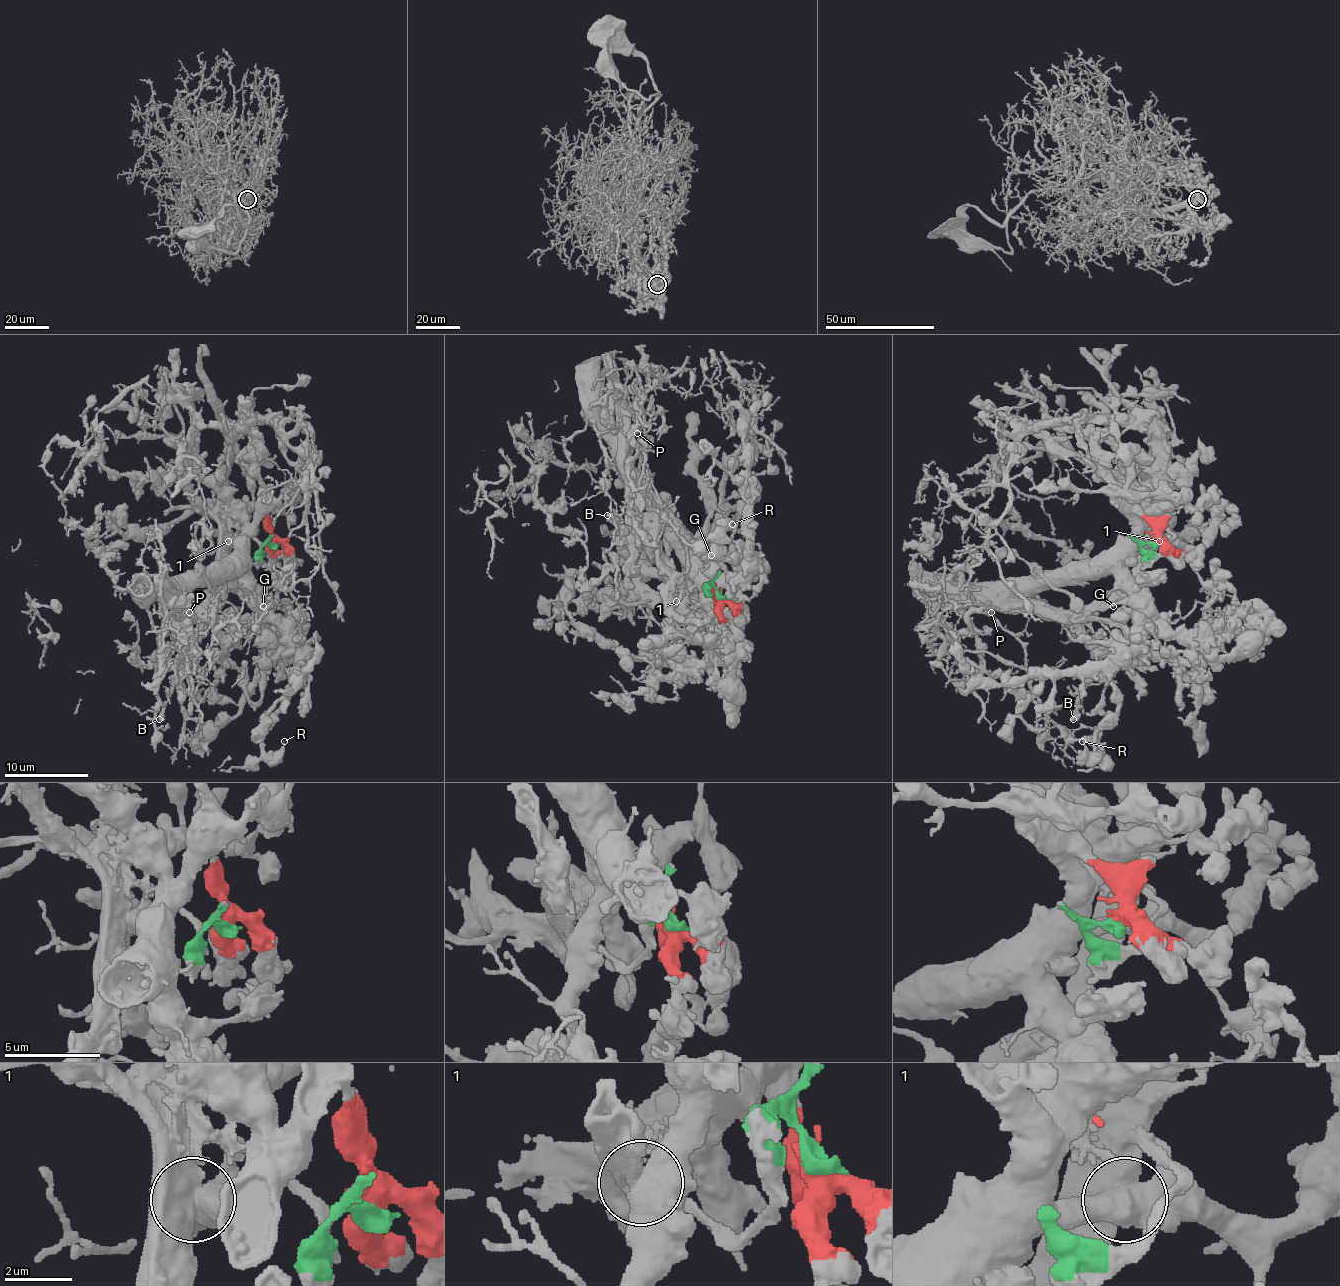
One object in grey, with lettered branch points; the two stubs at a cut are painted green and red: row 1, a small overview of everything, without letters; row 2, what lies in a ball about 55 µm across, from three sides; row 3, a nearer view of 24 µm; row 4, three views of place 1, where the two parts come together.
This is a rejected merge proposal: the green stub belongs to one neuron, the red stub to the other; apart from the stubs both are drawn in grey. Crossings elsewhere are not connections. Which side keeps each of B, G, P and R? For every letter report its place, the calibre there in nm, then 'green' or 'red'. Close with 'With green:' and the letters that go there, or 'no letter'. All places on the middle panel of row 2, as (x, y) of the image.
B: (607, 515) | 420 nm | green
G: (711, 555) | 190 nm | red
P: (637, 433) | 160 nm | green
R: (732, 524) | 160 nm | red
With green: B, P

